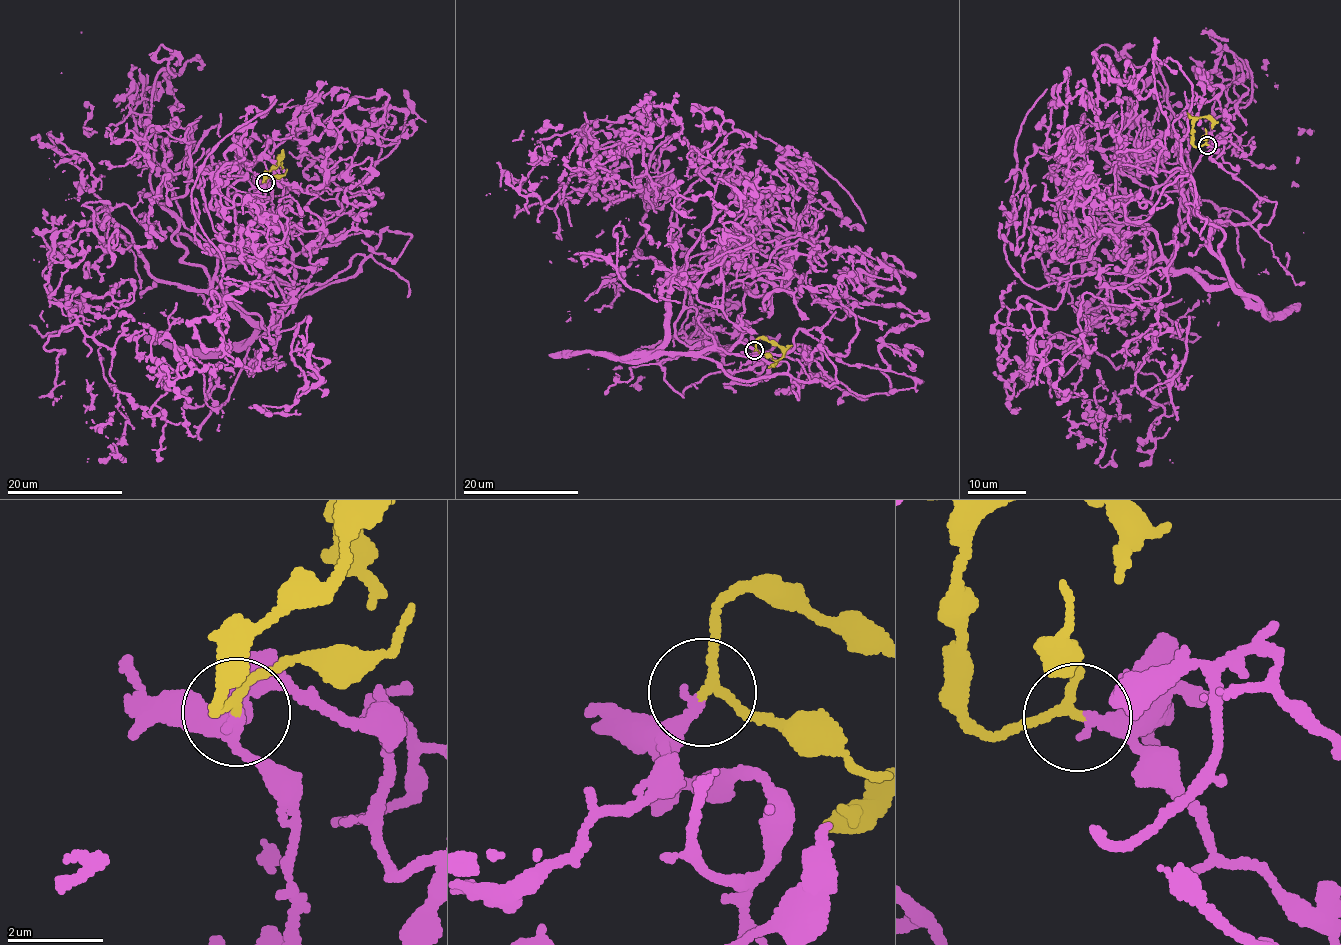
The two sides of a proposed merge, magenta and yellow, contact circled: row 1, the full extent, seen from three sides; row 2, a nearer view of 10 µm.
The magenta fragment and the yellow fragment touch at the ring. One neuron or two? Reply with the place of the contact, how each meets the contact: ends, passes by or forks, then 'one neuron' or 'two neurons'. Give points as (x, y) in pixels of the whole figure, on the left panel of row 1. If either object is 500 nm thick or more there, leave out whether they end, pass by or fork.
place (265, 182); magenta ends; yellow passes by; one neuron

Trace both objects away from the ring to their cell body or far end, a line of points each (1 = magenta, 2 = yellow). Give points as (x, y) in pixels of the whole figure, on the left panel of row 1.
1: (264, 182), (254, 257), (172, 239), (228, 283), (182, 377), (44, 286), (88, 202), (171, 206)
2: (265, 182), (266, 173), (280, 157), (282, 169)

